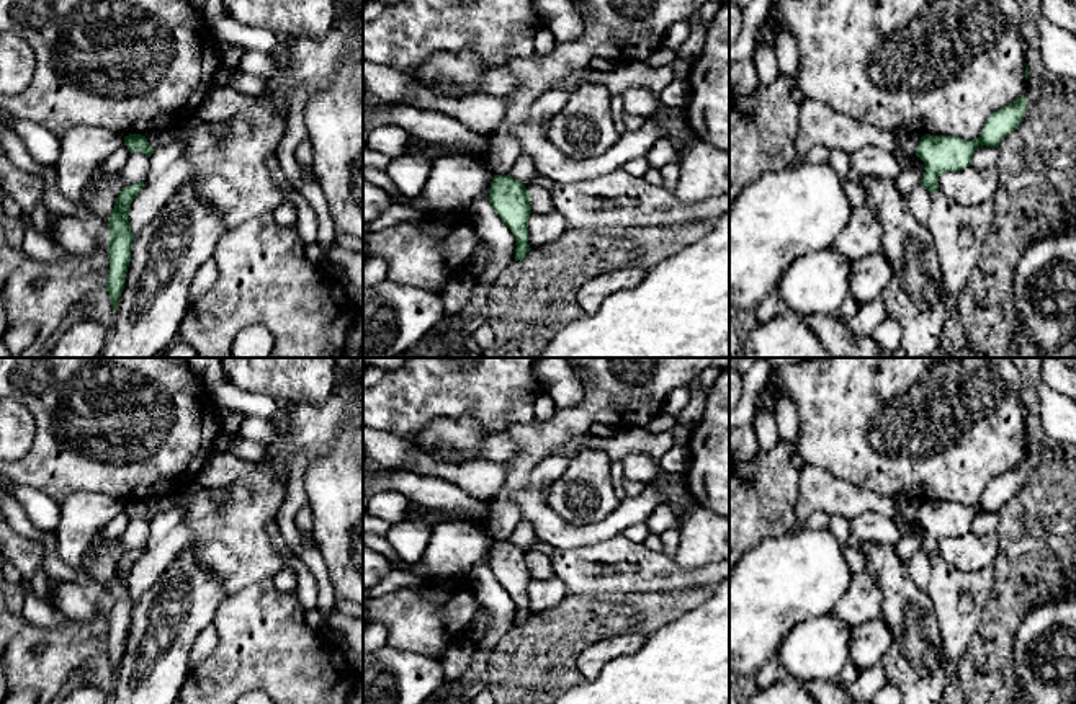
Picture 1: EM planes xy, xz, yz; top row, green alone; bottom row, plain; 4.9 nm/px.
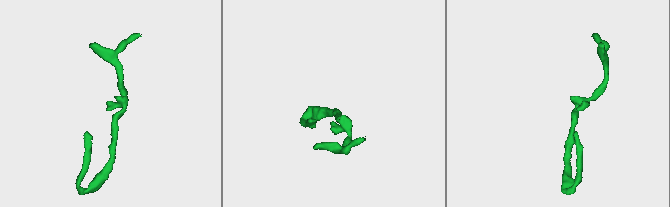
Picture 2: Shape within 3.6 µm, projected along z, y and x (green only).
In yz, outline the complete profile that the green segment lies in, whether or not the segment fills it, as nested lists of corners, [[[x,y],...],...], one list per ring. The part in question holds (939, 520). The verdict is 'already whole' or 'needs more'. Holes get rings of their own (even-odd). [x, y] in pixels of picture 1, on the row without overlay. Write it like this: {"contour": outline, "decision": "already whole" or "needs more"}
{"contour": [[[1027,459],[991,480],[983,493],[983,500],[973,506],[955,501],[922,501],[916,516],[916,521],[926,531],[921,550],[929,559],[934,559],[939,555],[939,542],[944,537],[960,537],[970,532],[973,519],[983,511],[999,513],[1001,506],[1022,488],[1025,472]]], "decision": "already whole"}

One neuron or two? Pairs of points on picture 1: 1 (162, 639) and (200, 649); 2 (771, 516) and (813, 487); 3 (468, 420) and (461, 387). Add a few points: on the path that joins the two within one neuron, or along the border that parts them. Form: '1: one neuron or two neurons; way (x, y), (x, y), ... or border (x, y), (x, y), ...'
1: two neurons; border (211, 624), (198, 634), (190, 665)
2: two neurons; border (798, 471), (797, 521), (790, 530)
3: two neurons; border (429, 422), (461, 417), (471, 410), (489, 435)

